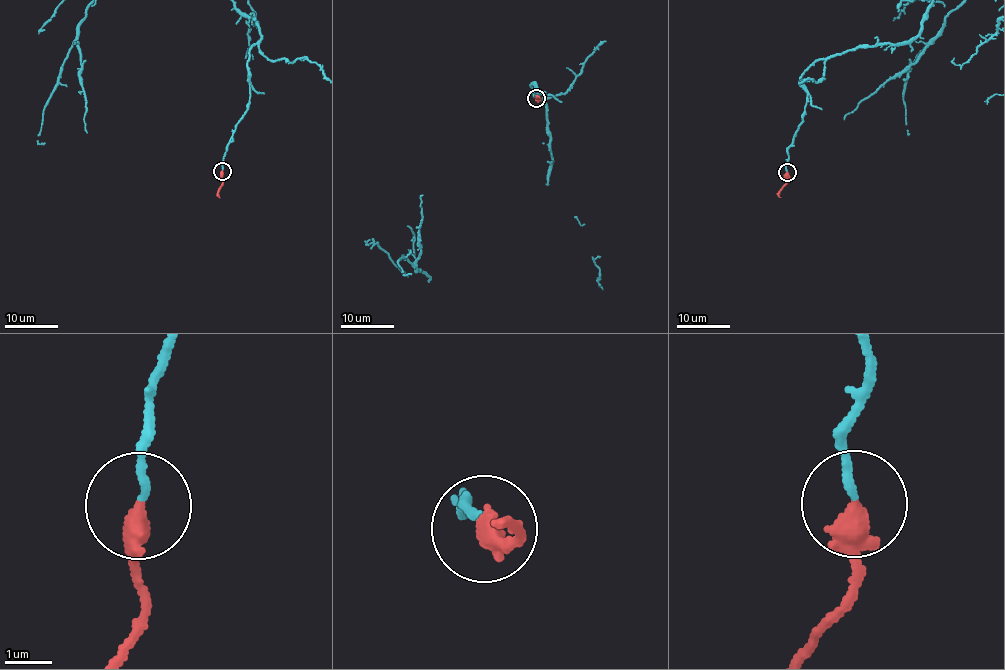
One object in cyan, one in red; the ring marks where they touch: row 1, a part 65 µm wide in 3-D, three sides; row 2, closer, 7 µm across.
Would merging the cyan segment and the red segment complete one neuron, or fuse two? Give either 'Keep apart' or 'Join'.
Join

